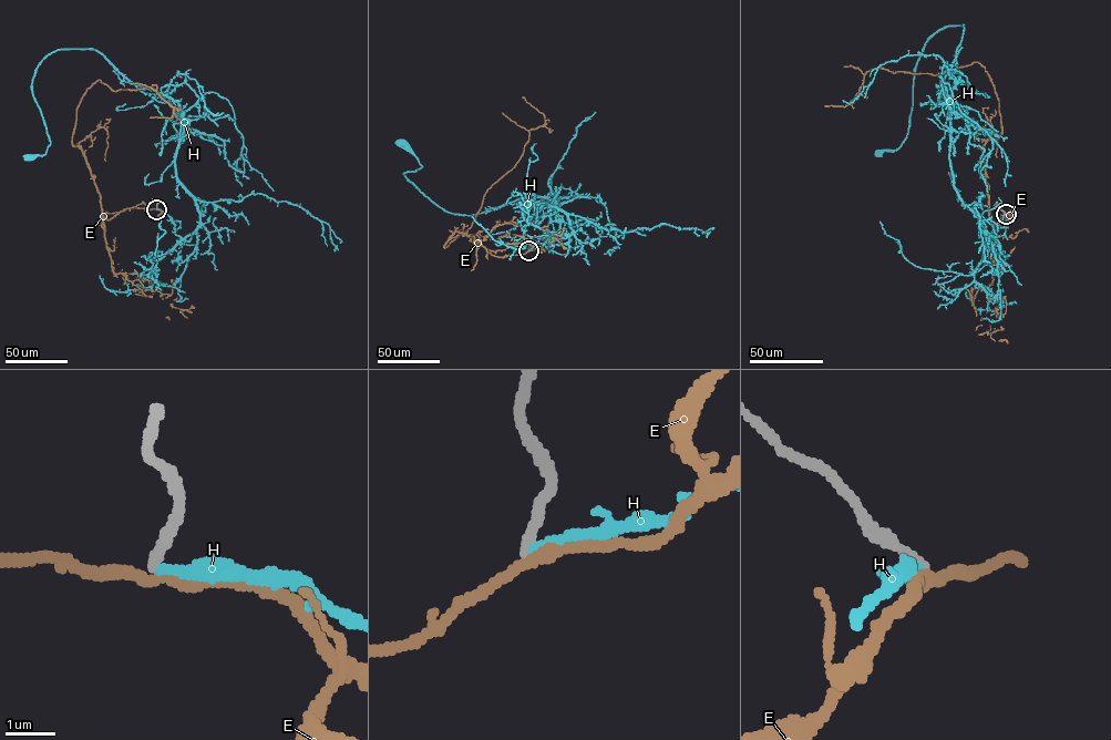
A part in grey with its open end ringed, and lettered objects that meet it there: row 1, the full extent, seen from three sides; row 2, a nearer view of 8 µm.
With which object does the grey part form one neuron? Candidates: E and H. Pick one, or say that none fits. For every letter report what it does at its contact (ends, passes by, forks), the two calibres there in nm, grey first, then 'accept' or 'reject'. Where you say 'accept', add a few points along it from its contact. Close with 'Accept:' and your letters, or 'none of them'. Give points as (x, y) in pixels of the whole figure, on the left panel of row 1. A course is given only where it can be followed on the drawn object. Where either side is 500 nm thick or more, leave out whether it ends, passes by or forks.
E: it passes by; calibres 200 and 240 nm; reject
H: it ends; calibres 240 and 190 nm; reject
Accept: none of them

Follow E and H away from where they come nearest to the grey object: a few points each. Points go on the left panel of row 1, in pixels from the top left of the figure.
E: (156, 209), (106, 219), (72, 143), (78, 106), (99, 80), (116, 91), (156, 85), (173, 115), (150, 117)
H: (156, 209), (182, 238), (198, 223), (176, 175), (181, 108), (93, 49), (37, 68), (50, 144), (29, 157)

